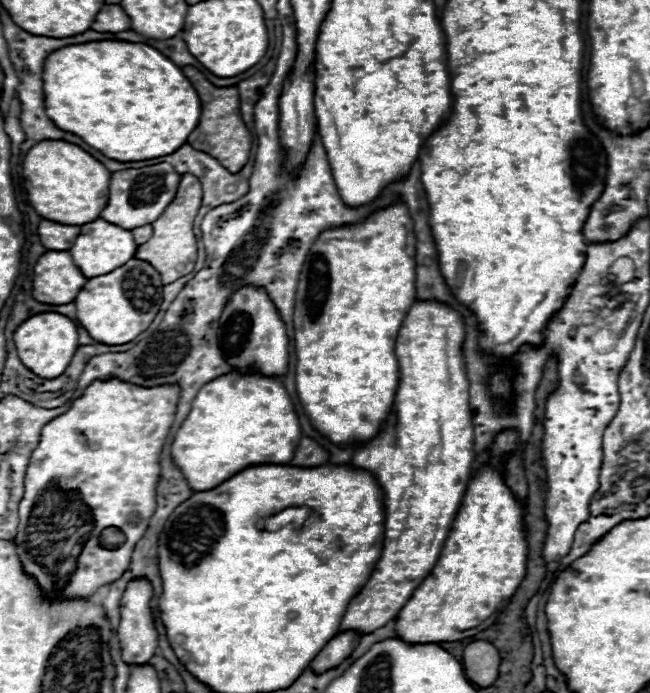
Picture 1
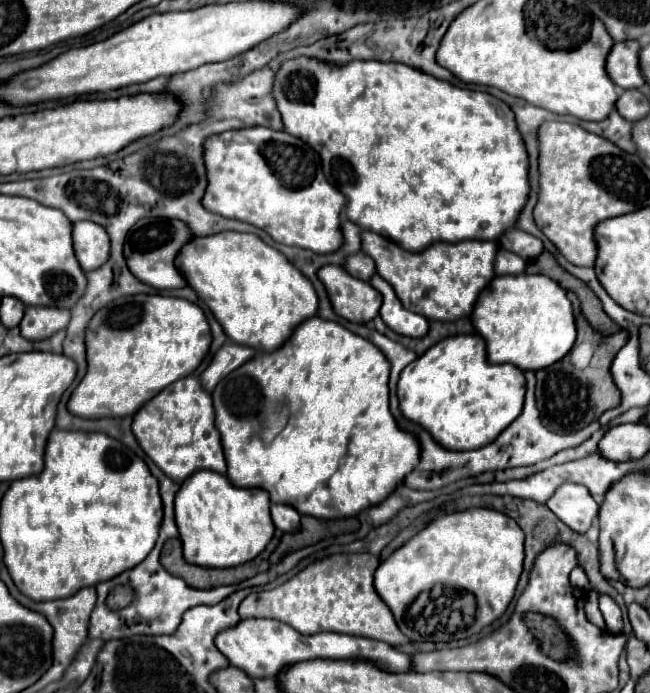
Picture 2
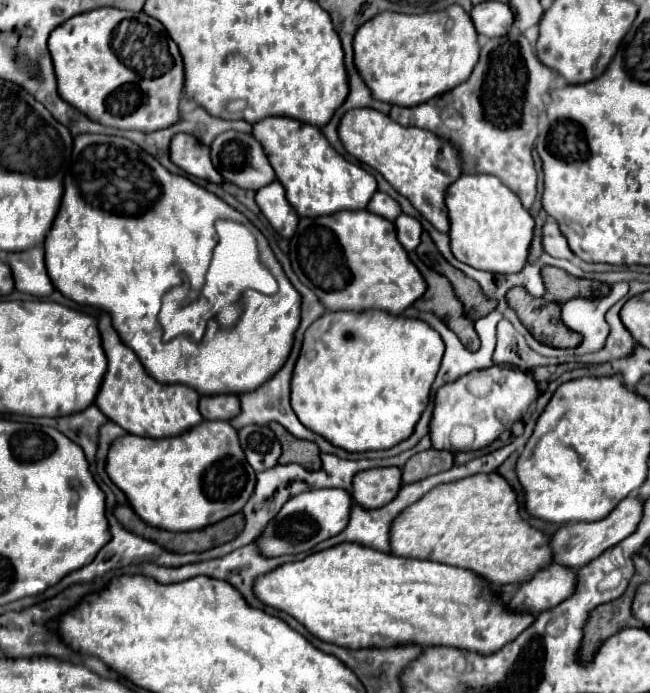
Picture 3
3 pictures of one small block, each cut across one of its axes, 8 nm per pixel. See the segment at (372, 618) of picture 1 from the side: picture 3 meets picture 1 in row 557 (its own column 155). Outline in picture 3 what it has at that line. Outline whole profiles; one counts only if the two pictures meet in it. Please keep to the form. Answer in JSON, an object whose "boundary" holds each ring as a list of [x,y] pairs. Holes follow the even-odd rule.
{"boundary":[[[108,314],[100,316],[98,326],[102,334],[102,348],[108,358],[108,370],[100,386],[100,392],[96,396],[96,406],[102,410],[102,414],[108,420],[122,426],[128,434],[144,436],[144,438],[180,436],[204,420],[198,410],[200,394],[196,394],[196,390],[184,384],[168,384],[168,386],[158,384],[154,378],[146,374],[136,354],[122,344]]]}

